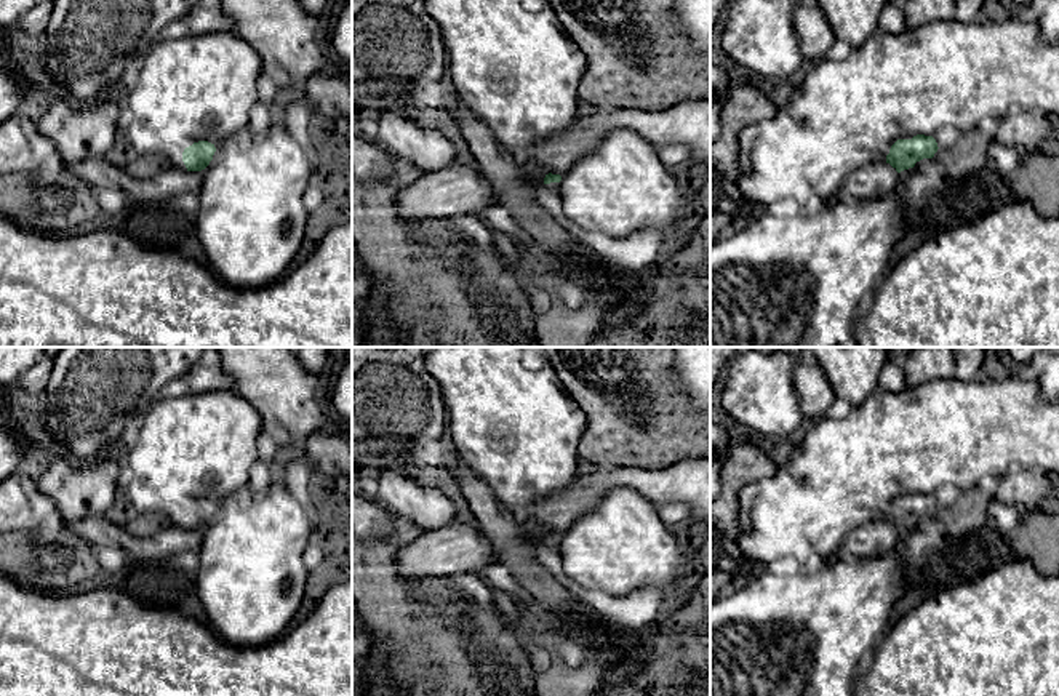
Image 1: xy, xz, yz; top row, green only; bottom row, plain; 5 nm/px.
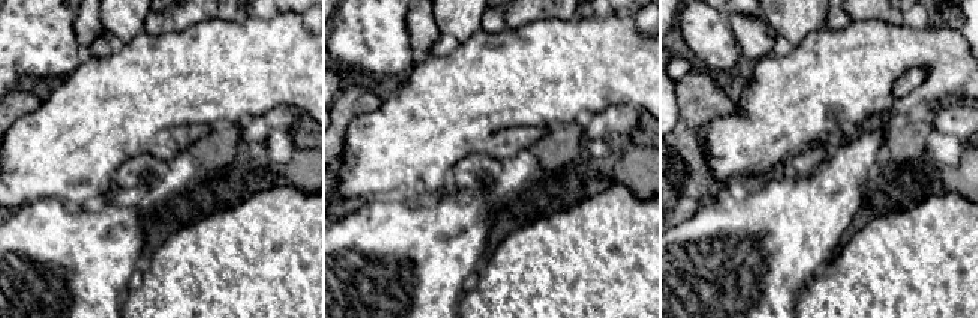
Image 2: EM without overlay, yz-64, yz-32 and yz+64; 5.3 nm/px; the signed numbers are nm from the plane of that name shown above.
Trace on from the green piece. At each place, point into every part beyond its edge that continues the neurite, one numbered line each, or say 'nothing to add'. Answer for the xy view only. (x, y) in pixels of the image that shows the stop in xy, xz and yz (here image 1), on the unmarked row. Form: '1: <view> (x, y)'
1: xy (202, 445)

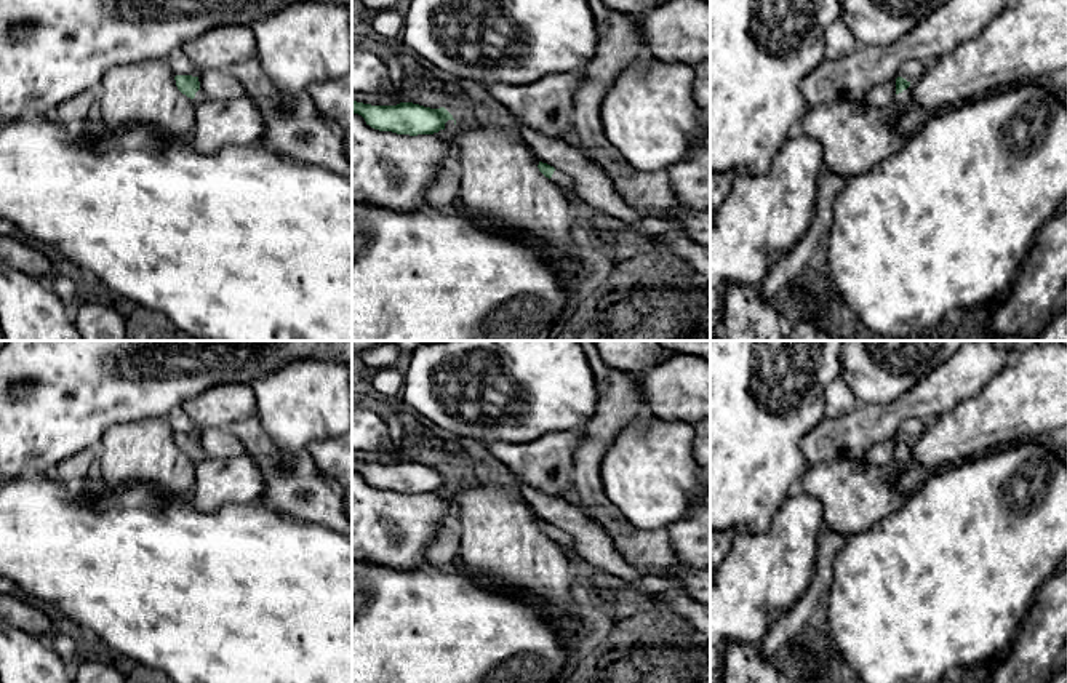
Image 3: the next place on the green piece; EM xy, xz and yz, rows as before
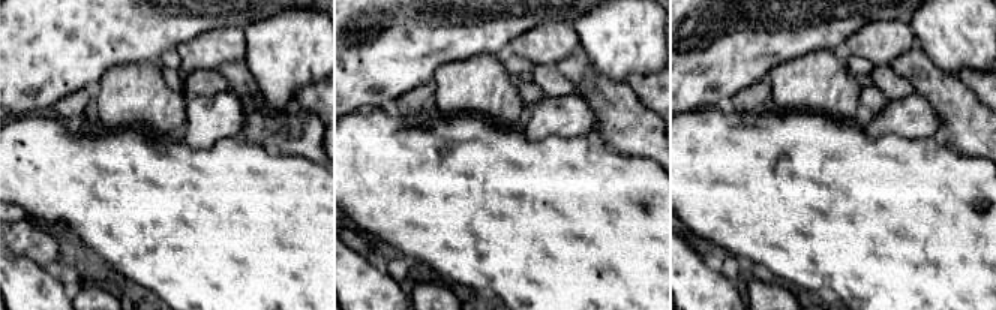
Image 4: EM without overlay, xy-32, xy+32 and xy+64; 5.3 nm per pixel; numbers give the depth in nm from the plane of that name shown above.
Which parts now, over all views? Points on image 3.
1: yz (915, 475)

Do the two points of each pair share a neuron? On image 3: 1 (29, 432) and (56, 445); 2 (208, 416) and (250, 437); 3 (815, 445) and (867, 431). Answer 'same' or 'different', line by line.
1: same
2: different
3: same

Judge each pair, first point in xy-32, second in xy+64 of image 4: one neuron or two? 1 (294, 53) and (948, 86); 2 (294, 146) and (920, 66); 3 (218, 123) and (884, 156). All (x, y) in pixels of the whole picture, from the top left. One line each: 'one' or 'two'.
1: two
2: one
3: two

